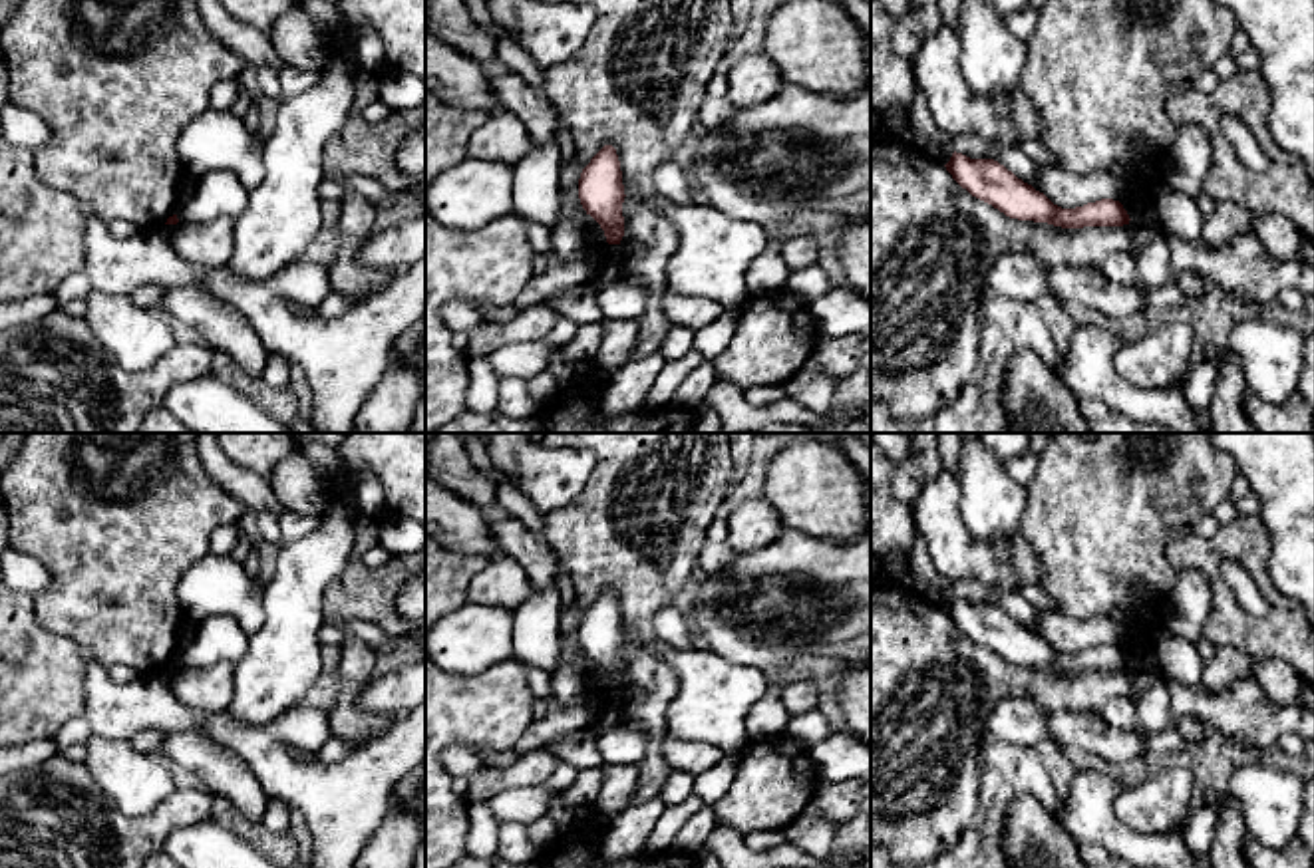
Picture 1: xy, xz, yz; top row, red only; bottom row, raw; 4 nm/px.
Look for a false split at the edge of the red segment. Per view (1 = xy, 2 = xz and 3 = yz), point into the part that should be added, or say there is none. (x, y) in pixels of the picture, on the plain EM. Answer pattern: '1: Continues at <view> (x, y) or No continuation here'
1: No continuation here
2: No continuation here
3: No continuation here

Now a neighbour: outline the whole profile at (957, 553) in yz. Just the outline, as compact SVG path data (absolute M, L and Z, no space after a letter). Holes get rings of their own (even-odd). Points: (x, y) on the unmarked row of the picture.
M942 471L926 483L910 506L910 516L926 540L934 568L950 584L976 578L998 592L1042 584L1042 566L1020 530L1004 546L996 546L966 526L956 475Z

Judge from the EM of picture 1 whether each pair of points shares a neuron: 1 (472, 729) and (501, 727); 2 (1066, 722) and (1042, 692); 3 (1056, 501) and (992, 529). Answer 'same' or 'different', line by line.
1: same
2: different
3: different

